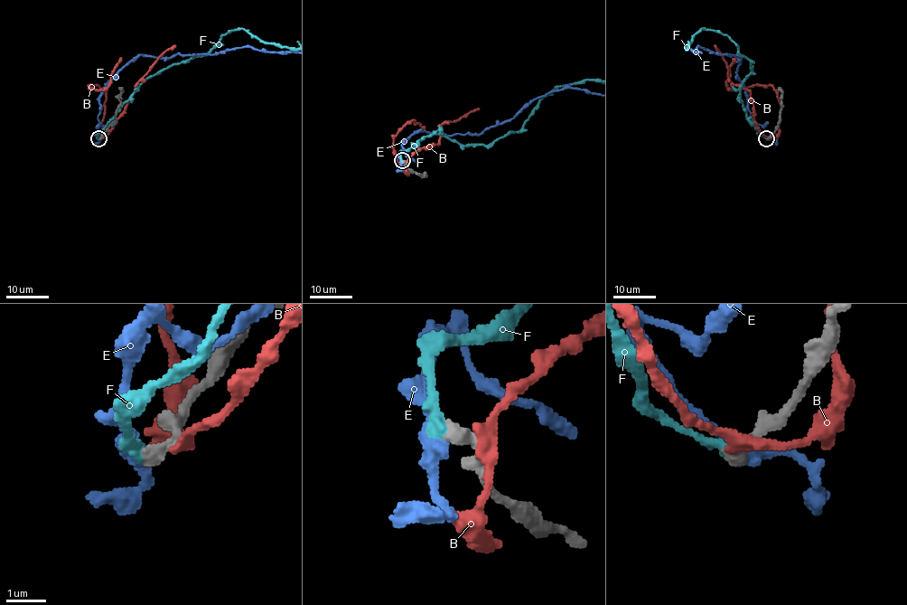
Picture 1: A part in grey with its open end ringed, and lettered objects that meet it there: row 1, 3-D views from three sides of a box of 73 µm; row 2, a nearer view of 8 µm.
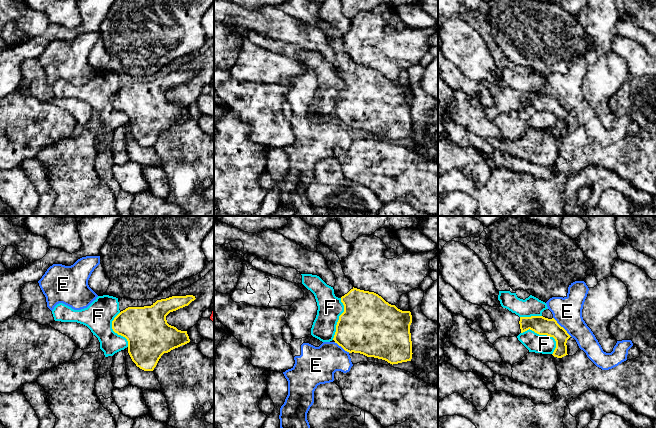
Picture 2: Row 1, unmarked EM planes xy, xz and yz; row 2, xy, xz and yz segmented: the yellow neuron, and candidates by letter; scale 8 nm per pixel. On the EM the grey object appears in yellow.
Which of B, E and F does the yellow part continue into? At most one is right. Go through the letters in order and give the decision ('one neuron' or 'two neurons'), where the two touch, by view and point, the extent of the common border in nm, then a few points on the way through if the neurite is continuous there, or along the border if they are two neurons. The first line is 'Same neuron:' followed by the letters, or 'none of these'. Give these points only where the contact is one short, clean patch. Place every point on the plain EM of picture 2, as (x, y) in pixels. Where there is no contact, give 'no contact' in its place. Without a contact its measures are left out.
Same neuron: none of these
B: two neurons; no contact
E: two neurons; contact yz (562, 103); length 220 nm; border yz (553, 93), (571, 112)
F: two neurons; contact yz (545, 110); length 320 nm

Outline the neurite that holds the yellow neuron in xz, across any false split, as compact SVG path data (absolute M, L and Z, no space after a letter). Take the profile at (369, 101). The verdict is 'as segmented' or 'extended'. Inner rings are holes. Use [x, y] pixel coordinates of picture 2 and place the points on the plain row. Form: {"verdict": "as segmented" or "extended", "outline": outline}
{"verdict": "extended", "outline": "M320 13L317 15L317 29L324 32L329 45L335 51L334 70L341 75L344 81L344 88L339 92L336 101L333 114L335 119L349 129L360 129L367 133L382 135L392 141L411 137L413 130L410 109L411 88L398 85L374 68L354 64L345 52L336 28L323 20Z"}

